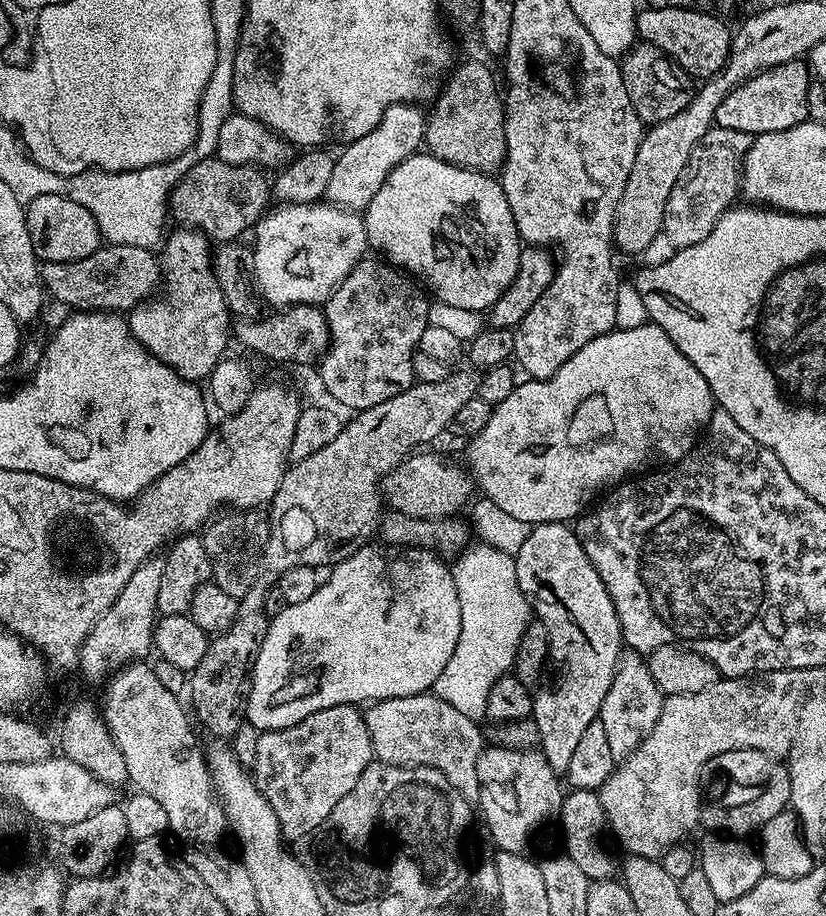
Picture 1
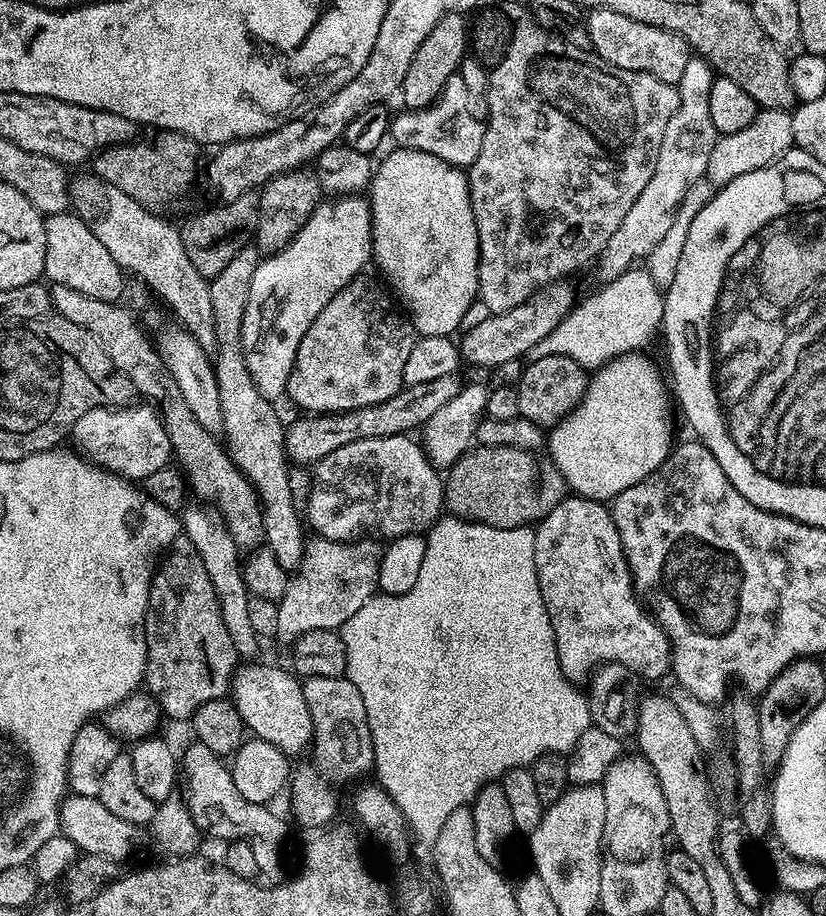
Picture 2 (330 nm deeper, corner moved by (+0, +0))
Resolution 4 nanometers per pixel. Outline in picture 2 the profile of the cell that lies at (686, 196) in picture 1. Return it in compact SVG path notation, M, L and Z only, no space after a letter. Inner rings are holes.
M765 108L757 111L754 122L750 122L746 130L738 130L734 134L726 134L717 139L714 150L710 150L706 178L714 186L723 186L734 182L734 178L742 178L742 174L750 174L768 164L777 163L792 151L793 138L791 111L783 108Z

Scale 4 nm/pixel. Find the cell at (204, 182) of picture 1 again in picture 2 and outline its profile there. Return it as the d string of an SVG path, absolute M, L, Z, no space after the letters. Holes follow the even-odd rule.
M163 130L155 133L153 140L133 139L126 144L102 148L90 161L91 171L103 176L108 184L118 186L122 194L130 194L134 202L144 208L164 210L175 196L180 195L196 174L200 145L189 136Z

